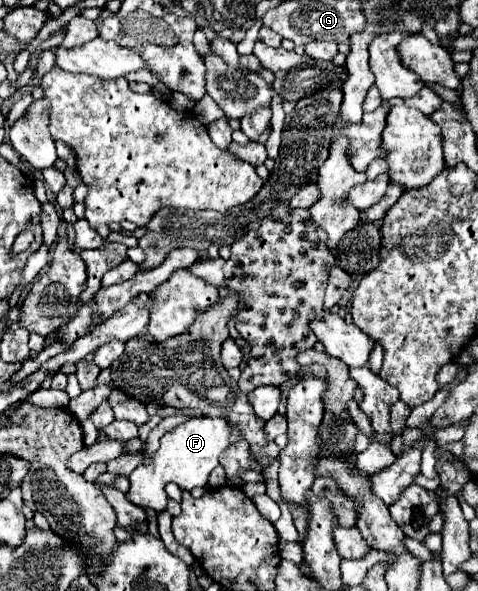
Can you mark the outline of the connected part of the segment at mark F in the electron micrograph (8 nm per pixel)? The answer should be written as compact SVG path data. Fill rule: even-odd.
M191 417L187 423L175 427L173 431L167 431L161 437L161 445L157 453L149 457L147 463L141 463L131 475L131 487L127 491L129 501L133 501L139 507L151 507L157 513L165 509L167 505L167 483L177 483L181 489L191 491L193 487L205 487L209 473L219 465L219 455L229 447L231 437L235 433L235 427L229 423L229 419L223 417Z

